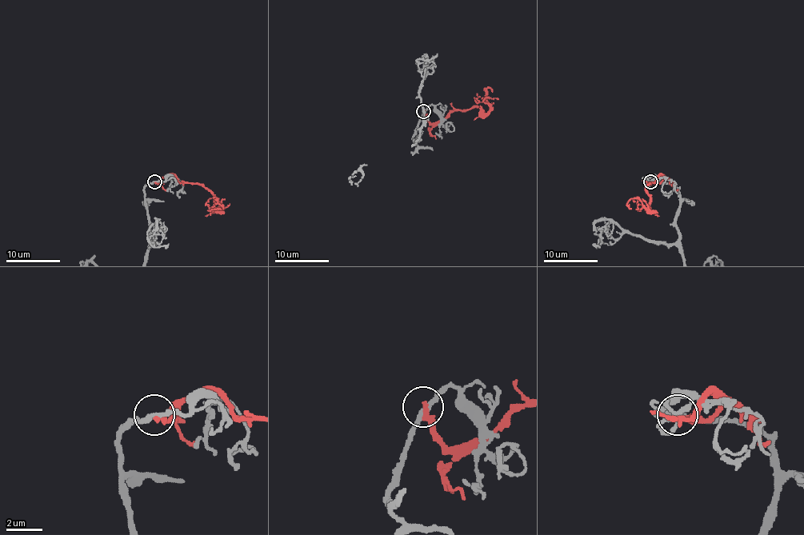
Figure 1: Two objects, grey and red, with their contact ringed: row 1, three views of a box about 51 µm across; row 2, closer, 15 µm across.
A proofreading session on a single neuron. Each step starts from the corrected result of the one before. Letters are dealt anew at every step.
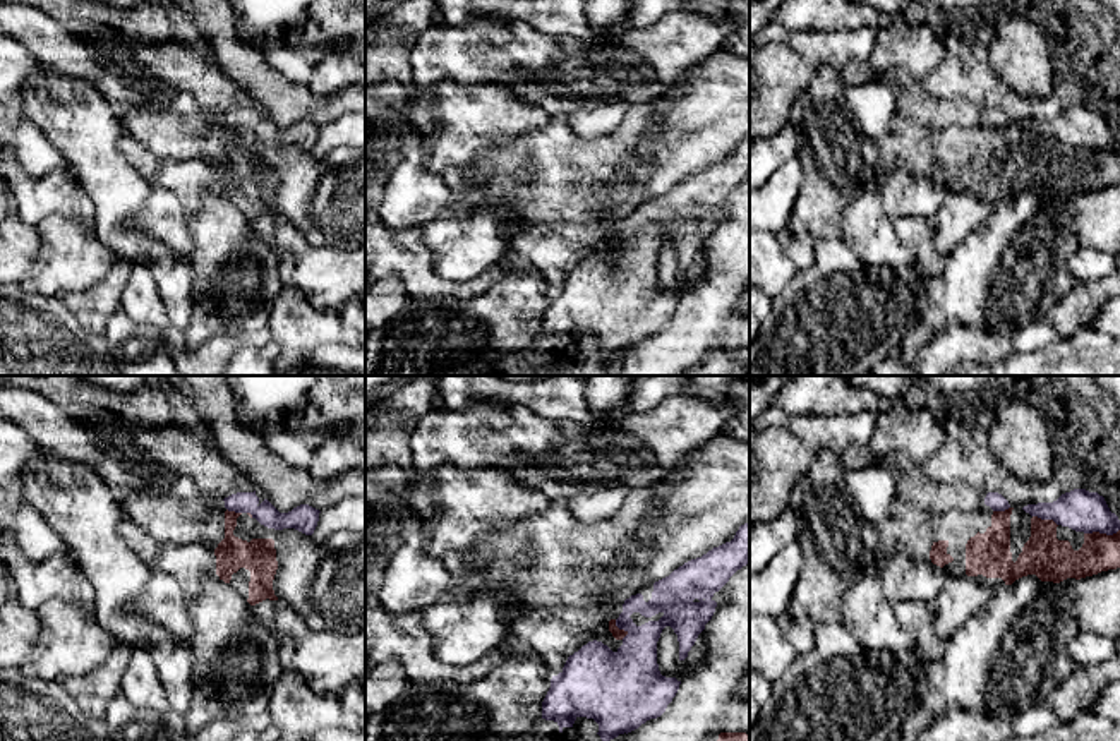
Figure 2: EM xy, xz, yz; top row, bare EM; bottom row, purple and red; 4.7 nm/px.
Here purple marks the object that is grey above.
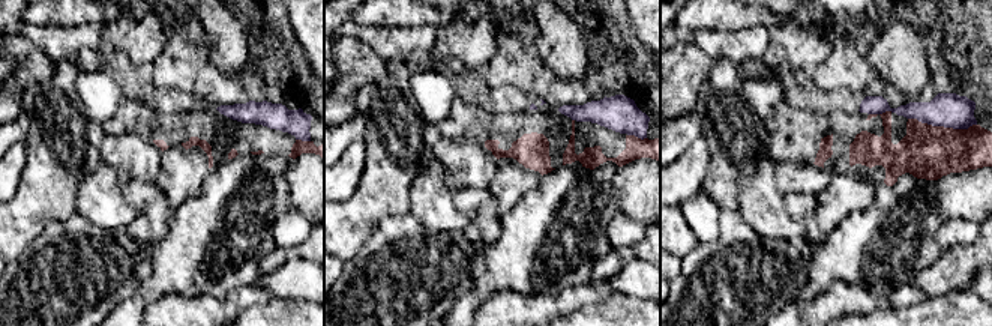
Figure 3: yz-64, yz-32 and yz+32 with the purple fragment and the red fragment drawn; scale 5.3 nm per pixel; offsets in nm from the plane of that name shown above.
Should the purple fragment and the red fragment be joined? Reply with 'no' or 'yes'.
no

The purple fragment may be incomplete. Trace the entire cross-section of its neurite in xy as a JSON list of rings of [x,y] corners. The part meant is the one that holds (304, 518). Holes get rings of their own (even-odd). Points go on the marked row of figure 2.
[[[257,491],[254,492],[237,492],[225,499],[209,501],[211,506],[223,511],[250,513],[261,525],[274,530],[295,528],[305,535],[312,535],[317,521],[319,509],[300,504],[288,513],[280,513],[268,499],[264,499]]]

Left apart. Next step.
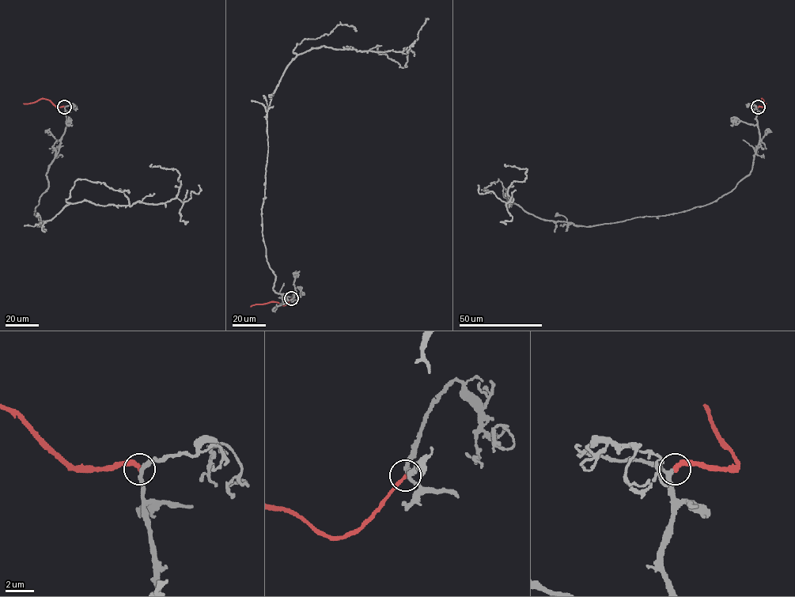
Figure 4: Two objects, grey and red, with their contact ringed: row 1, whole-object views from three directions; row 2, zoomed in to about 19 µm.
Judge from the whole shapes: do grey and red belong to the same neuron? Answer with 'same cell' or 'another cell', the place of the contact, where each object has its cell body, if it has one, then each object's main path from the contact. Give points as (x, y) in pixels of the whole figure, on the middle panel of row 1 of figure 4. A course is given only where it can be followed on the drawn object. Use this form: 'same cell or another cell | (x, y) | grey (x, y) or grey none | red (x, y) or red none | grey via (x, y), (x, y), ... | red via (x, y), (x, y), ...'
same cell | (291, 298) | grey none | red none | grey via (292, 298), (273, 289), (262, 232), (271, 95), (298, 54), (323, 47), (406, 48), (406, 67), (379, 45) | red via (292, 298), (282, 305), (271, 302), (250, 306)

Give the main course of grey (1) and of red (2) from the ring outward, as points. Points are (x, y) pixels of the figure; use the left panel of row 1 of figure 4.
1: (65, 107), (65, 132), (35, 206), (39, 226), (71, 203), (175, 198), (179, 173), (152, 164)
2: (65, 107), (55, 107), (44, 99), (23, 103)

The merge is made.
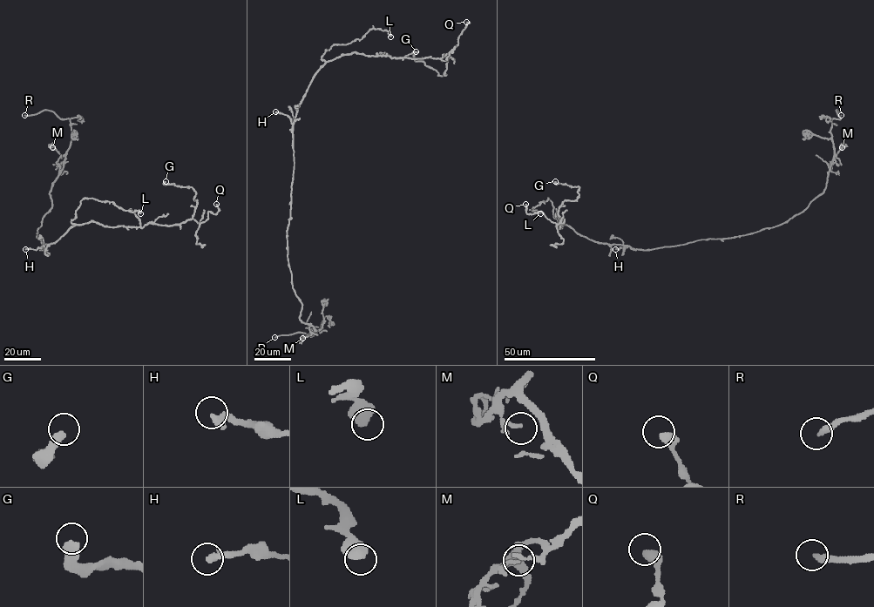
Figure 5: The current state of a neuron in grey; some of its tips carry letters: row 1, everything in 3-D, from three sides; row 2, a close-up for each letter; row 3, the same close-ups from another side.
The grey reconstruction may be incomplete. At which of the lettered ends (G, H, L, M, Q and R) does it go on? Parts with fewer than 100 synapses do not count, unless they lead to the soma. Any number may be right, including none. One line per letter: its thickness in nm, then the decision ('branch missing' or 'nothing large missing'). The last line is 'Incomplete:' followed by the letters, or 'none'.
G: calibre 360 nm; nothing large missing
H: calibre 320 nm; nothing large missing
L: calibre 550 nm; nothing large missing
M: calibre 120 nm; nothing large missing
Q: calibre 440 nm; nothing large missing
R: calibre 280 nm; branch missing
Incomplete: R

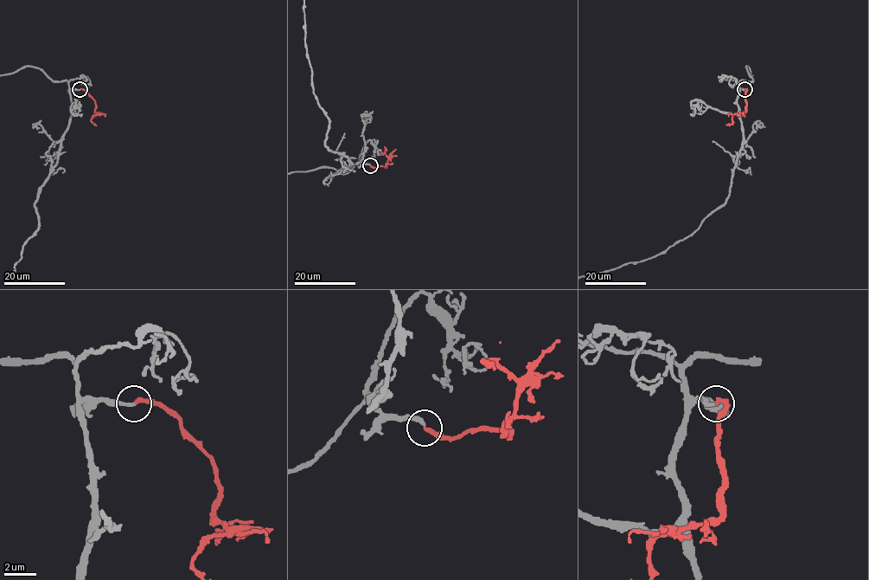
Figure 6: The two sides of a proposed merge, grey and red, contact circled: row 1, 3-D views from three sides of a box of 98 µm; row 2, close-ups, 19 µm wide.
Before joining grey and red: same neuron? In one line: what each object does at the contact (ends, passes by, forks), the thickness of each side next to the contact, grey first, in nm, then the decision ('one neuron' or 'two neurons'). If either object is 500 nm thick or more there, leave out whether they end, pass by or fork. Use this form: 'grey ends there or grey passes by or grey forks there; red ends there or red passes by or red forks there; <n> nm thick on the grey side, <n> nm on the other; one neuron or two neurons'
grey ends there; red ends there; 240 nm thick on the grey side, 260 nm on the other; one neuron

